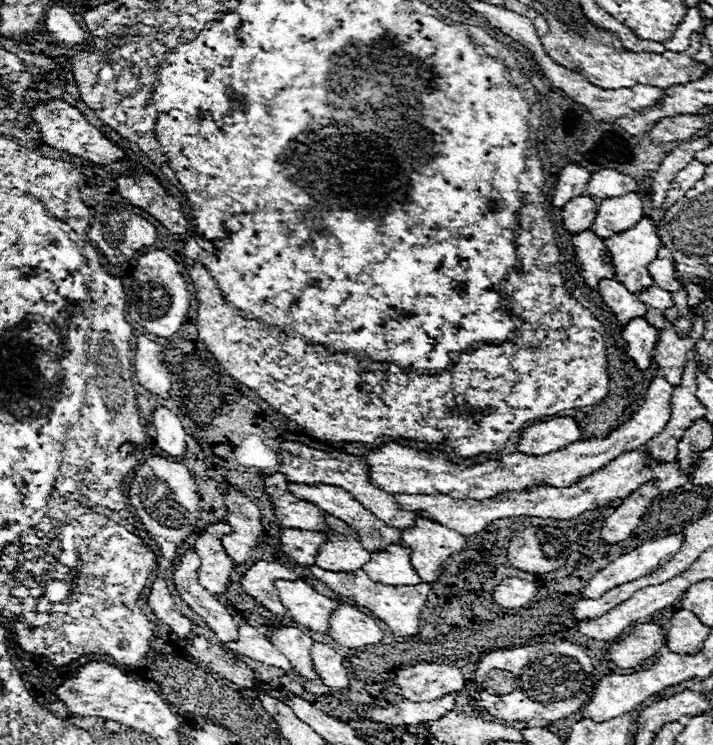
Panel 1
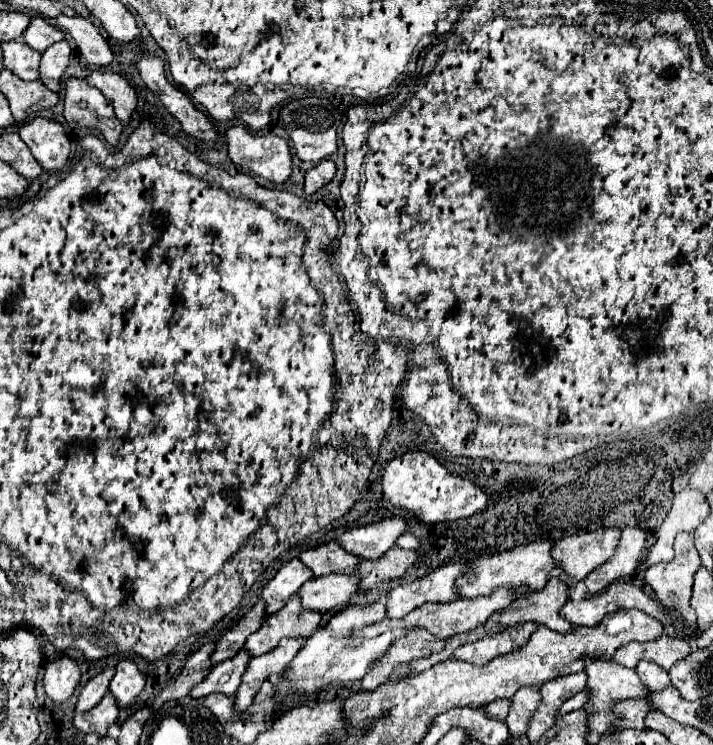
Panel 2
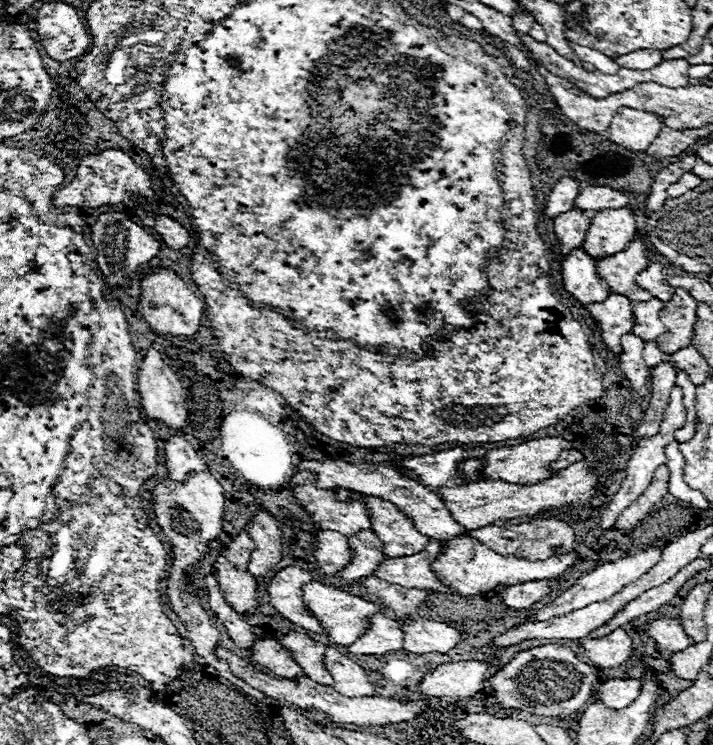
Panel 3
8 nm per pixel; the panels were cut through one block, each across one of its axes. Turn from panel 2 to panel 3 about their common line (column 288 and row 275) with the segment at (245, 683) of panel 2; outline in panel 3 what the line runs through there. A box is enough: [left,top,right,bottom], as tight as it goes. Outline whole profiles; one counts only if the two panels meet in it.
[636,262,674,302]

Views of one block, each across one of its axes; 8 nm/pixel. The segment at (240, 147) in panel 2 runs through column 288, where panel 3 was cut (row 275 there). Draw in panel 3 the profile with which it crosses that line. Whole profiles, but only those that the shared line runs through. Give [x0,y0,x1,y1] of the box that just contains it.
[138,270,204,336]

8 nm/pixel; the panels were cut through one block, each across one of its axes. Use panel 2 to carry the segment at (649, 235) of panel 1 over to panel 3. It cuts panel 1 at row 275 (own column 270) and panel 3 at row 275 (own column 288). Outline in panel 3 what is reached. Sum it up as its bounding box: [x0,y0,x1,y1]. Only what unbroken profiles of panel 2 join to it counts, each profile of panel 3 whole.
[596,240,652,302]

